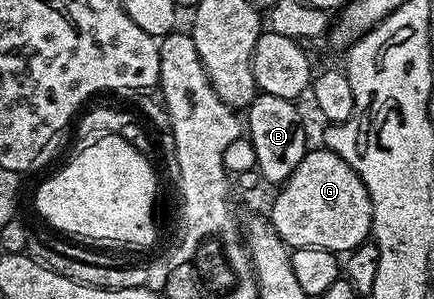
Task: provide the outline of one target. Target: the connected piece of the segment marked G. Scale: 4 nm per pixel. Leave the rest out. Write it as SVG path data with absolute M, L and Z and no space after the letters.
M325 147L311 148L300 159L296 171L280 186L270 205L268 220L278 237L291 250L320 247L349 255L371 236L372 203L360 175Z

